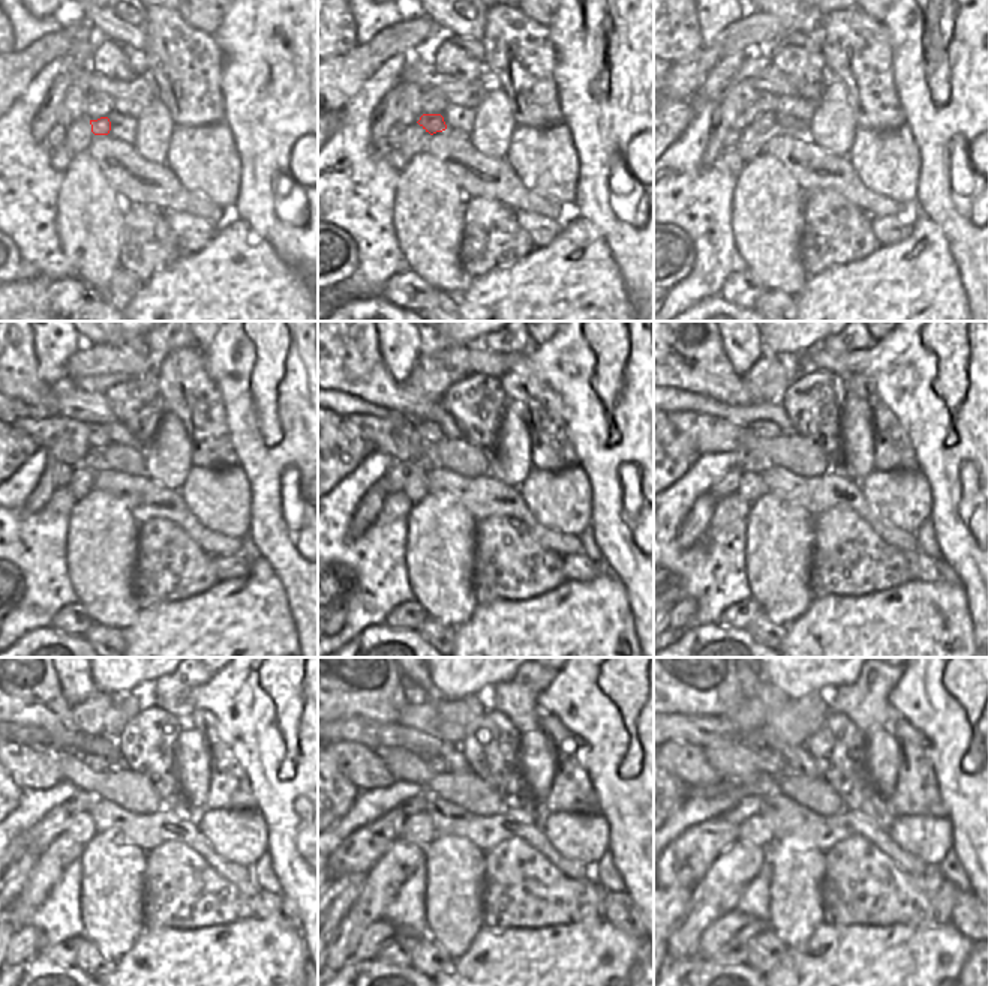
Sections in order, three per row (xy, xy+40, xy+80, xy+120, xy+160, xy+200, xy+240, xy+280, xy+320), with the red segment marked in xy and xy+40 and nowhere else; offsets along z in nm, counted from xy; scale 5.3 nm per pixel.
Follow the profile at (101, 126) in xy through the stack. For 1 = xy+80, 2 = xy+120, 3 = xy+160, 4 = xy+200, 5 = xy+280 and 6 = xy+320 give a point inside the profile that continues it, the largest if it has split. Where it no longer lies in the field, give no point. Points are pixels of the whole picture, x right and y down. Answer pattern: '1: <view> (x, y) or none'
1: xy+80 (765, 123)
2: xy+120 (93, 461)
3: xy+160 (425, 462)
4: xy+200 (750, 462)
5: xy+280 (416, 805)
6: xy+320 (751, 805)

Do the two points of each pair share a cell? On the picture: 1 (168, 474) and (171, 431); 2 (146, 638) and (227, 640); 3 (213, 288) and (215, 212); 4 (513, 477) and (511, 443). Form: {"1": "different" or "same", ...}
{"1": "same", "2": "same", "3": "different", "4": "same"}

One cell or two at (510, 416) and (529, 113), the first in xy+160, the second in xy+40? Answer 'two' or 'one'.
two

